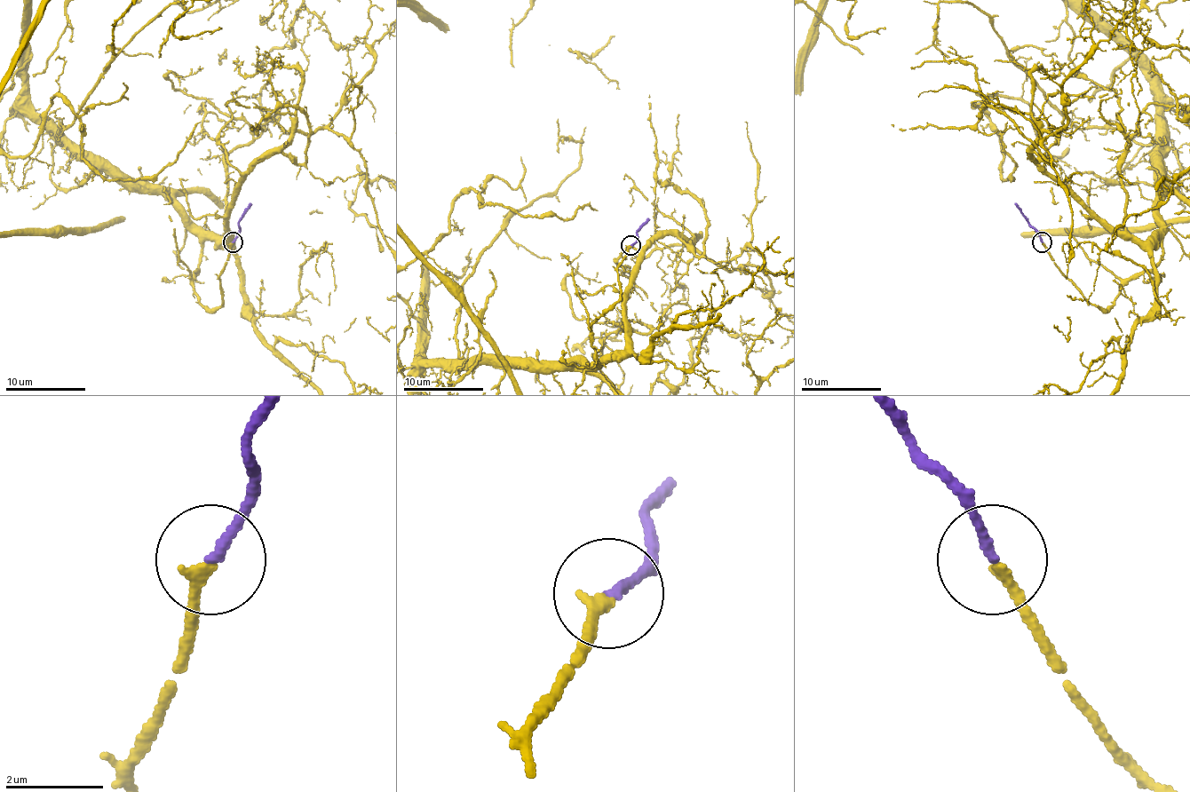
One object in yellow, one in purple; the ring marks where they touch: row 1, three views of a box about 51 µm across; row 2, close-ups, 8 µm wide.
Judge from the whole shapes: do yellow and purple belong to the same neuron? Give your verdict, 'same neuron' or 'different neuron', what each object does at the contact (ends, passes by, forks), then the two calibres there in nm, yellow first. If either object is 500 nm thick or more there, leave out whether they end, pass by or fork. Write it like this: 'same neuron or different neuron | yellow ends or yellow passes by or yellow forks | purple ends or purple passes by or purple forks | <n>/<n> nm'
same neuron | yellow ends | purple ends | 240/200 nm

